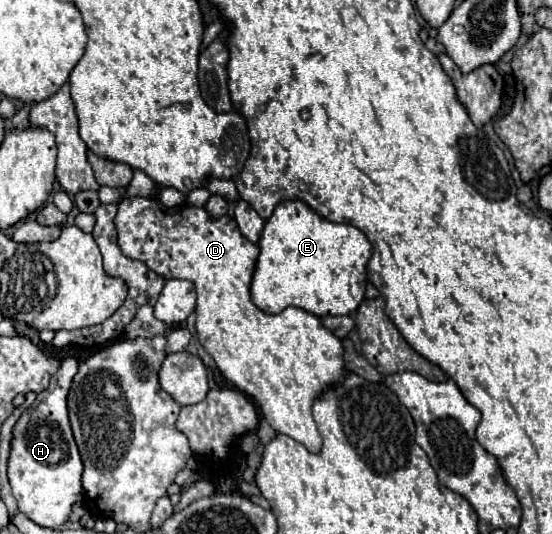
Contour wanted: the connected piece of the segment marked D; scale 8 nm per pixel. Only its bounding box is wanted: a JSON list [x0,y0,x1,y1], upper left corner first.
[114,197,343,453]

